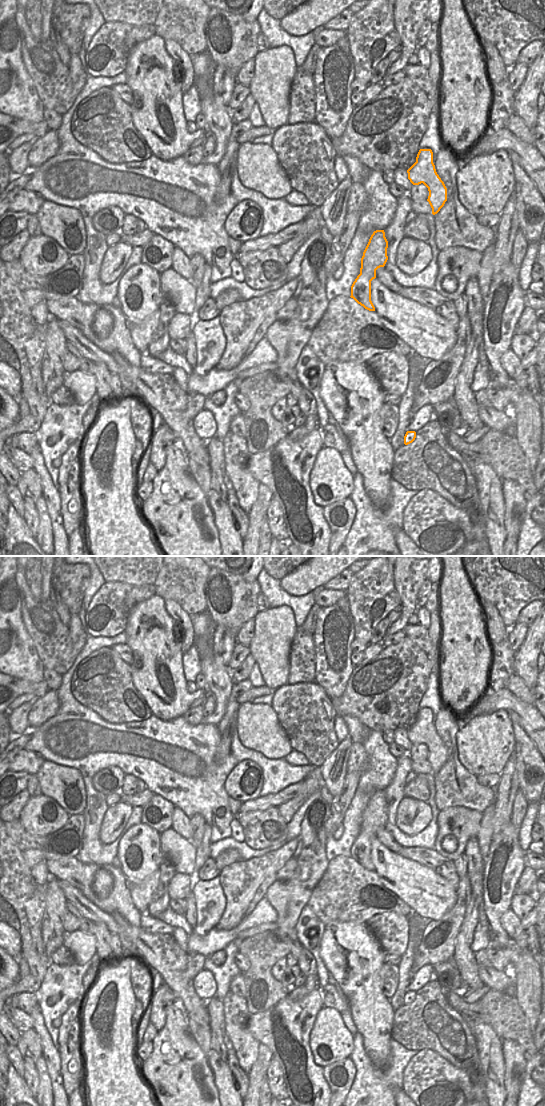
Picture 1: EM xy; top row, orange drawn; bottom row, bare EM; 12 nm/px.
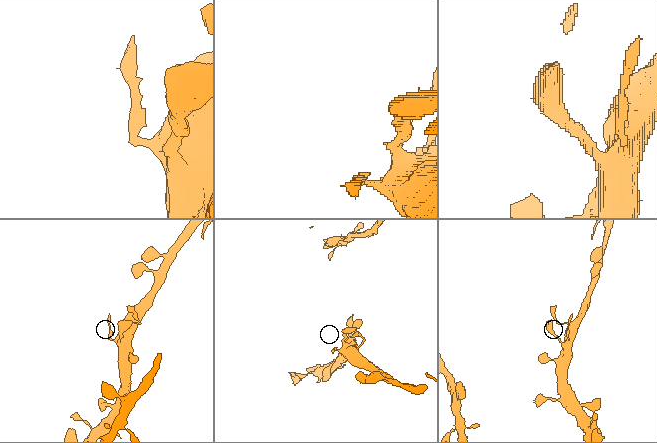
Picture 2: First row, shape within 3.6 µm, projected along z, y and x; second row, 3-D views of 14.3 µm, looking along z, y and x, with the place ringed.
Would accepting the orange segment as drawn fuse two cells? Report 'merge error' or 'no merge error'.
no merge error

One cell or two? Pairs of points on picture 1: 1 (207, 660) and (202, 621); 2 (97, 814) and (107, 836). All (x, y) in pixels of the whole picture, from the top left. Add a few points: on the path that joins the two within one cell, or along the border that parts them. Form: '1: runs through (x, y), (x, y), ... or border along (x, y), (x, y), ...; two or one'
1: runs through (205, 650), (202, 631); one
2: border along (109, 806), (99, 832), (99, 840), (105, 845); two

